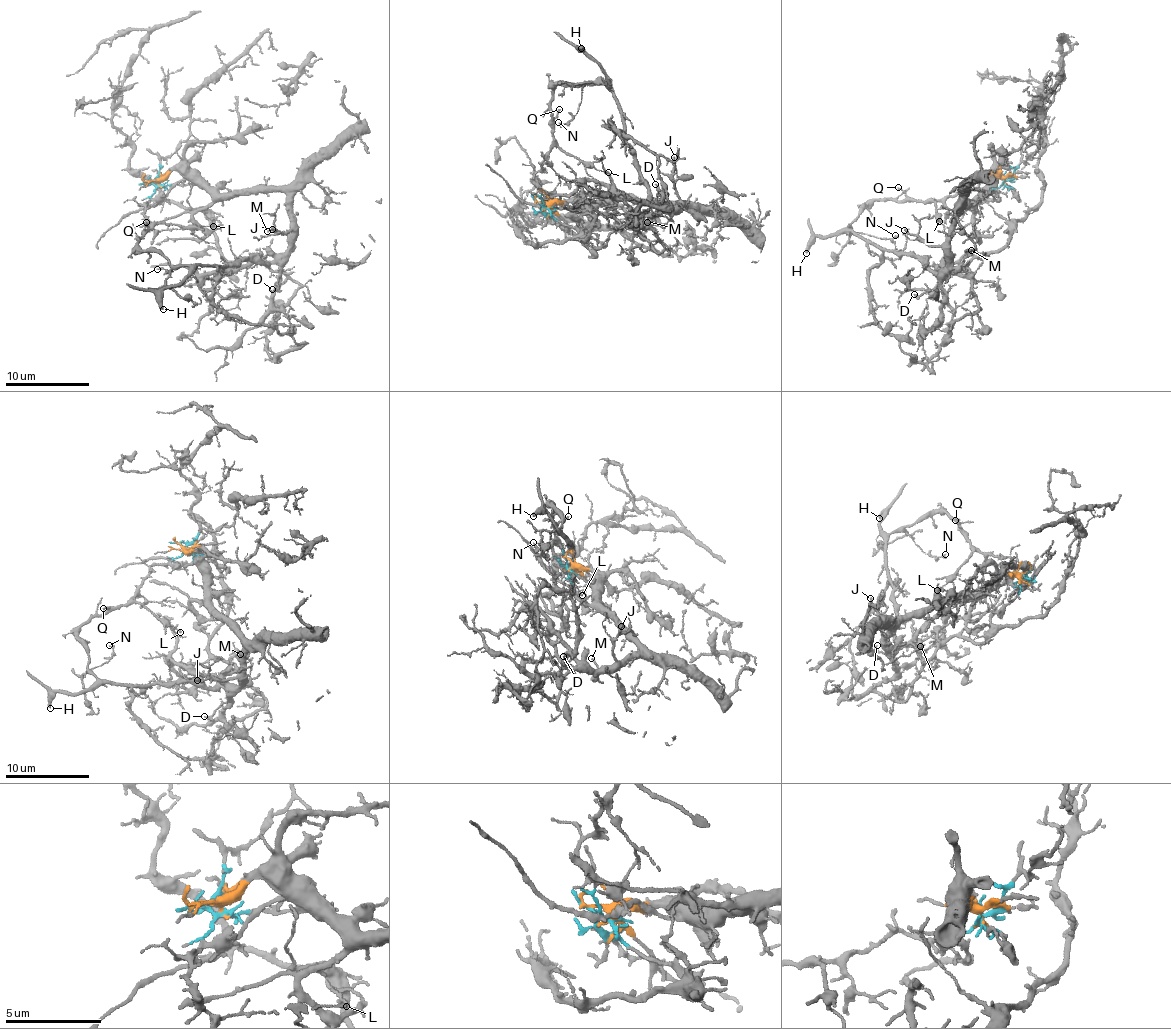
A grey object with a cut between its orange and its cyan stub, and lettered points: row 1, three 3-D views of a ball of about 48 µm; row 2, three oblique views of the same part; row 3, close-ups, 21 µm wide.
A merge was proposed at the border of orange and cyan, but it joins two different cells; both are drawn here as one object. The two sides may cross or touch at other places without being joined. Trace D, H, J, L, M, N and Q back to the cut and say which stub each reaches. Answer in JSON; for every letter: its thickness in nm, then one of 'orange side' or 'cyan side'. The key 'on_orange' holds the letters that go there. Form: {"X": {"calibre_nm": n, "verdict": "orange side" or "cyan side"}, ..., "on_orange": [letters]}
{"D": {"calibre_nm": 200, "verdict": "orange side"}, "H": {"calibre_nm": 320, "verdict": "cyan side"}, "J": {"calibre_nm": 180, "verdict": "orange side"}, "L": {"calibre_nm": 130, "verdict": "cyan side"}, "M": {"calibre_nm": 120, "verdict": "orange side"}, "N": {"calibre_nm": 160, "verdict": "cyan side"}, "Q": {"calibre_nm": 130, "verdict": "cyan side"}, "on_orange": ["D", "J", "M"]}

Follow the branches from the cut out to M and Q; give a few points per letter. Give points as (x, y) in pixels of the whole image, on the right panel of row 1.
M: (1002, 176), (999, 178), (995, 170), (987, 186), (952, 215), (955, 267), (970, 250)
Q: (1002, 176), (1005, 180), (998, 187), (984, 190), (964, 188), (929, 202), (911, 201), (898, 187)

